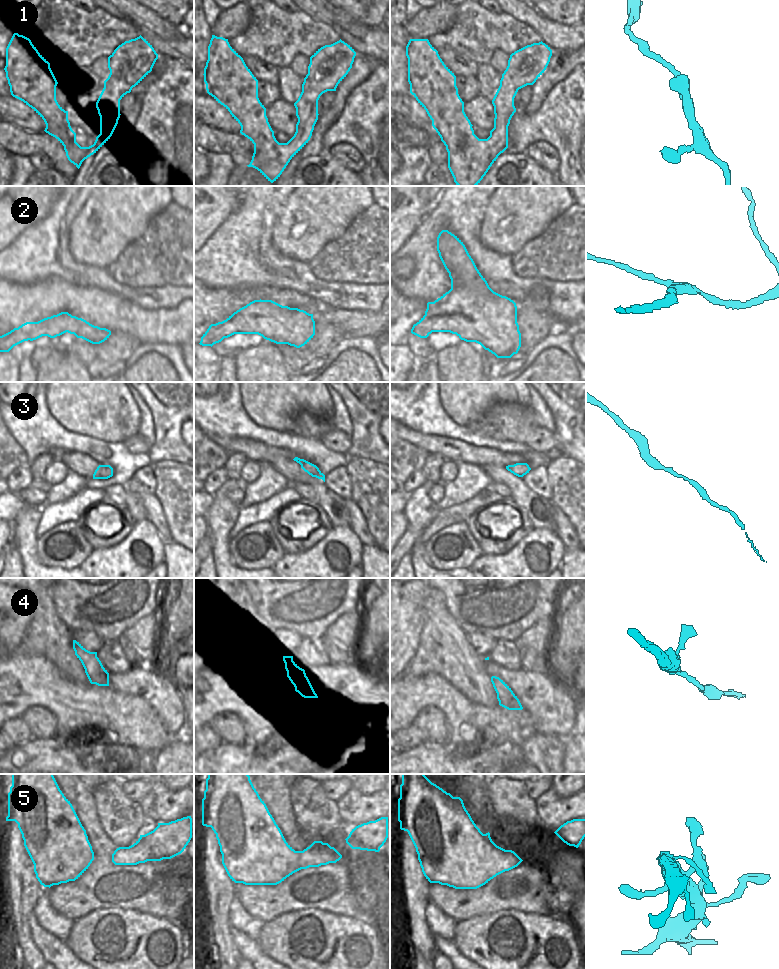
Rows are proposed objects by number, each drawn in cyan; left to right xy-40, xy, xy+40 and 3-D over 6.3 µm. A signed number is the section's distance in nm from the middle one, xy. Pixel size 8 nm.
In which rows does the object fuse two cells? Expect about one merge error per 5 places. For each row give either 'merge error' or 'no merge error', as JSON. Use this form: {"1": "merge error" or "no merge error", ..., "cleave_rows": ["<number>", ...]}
{"1": "no merge error", "2": "merge error", "3": "no merge error", "4": "no merge error", "5": "no merge error", "cleave_rows": ["2"]}

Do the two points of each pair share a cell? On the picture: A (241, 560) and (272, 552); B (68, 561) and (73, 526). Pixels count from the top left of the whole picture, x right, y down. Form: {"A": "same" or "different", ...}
{"A": "same", "B": "same"}

